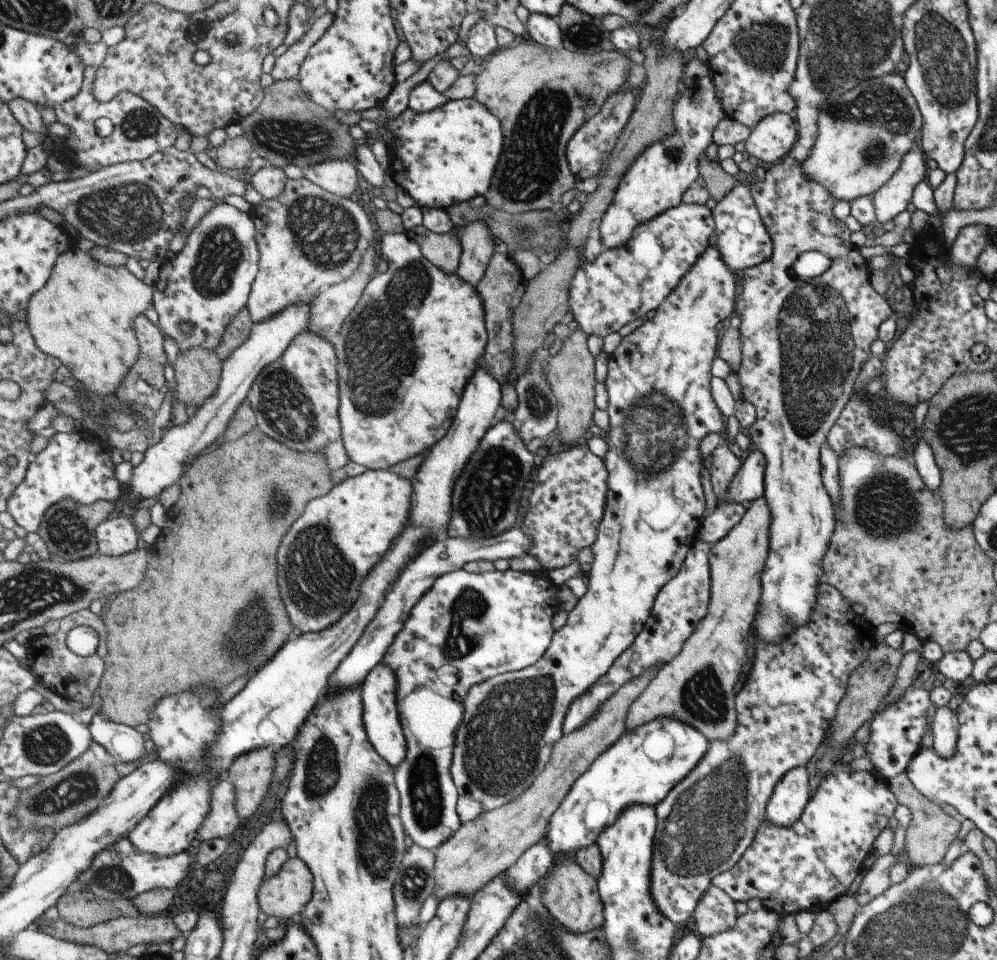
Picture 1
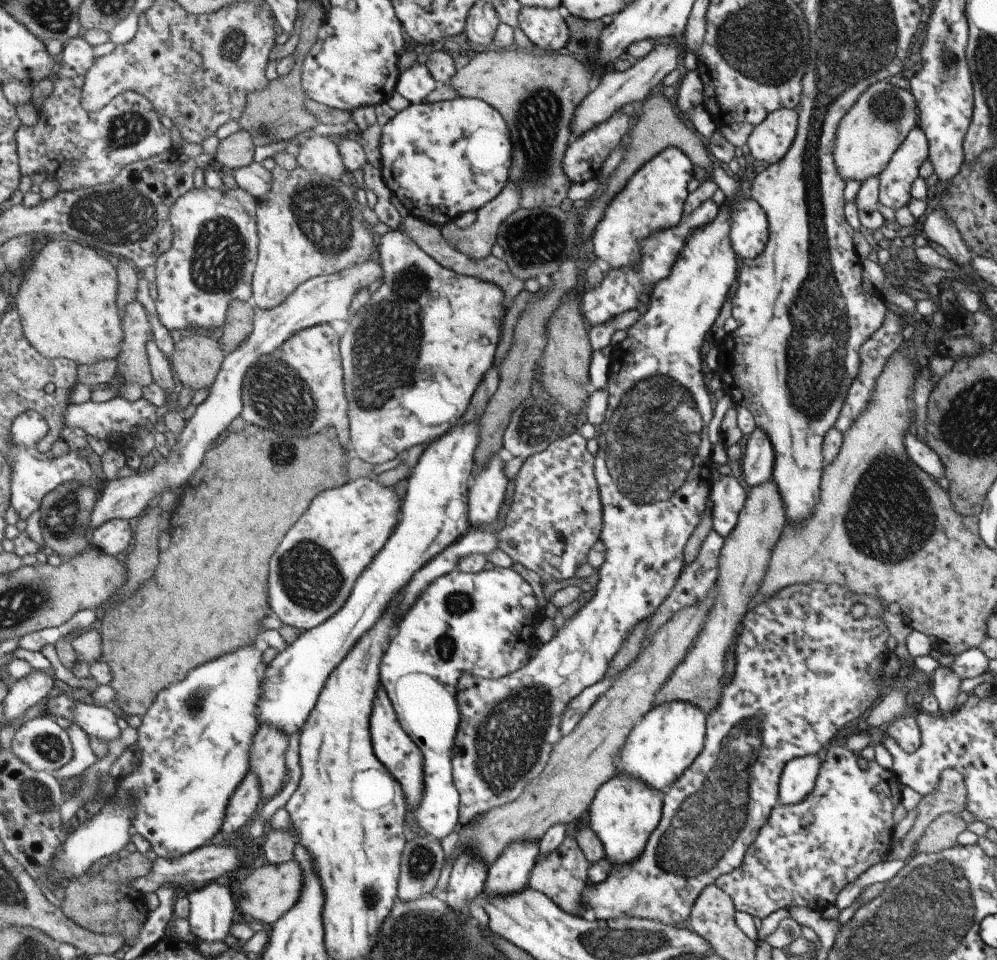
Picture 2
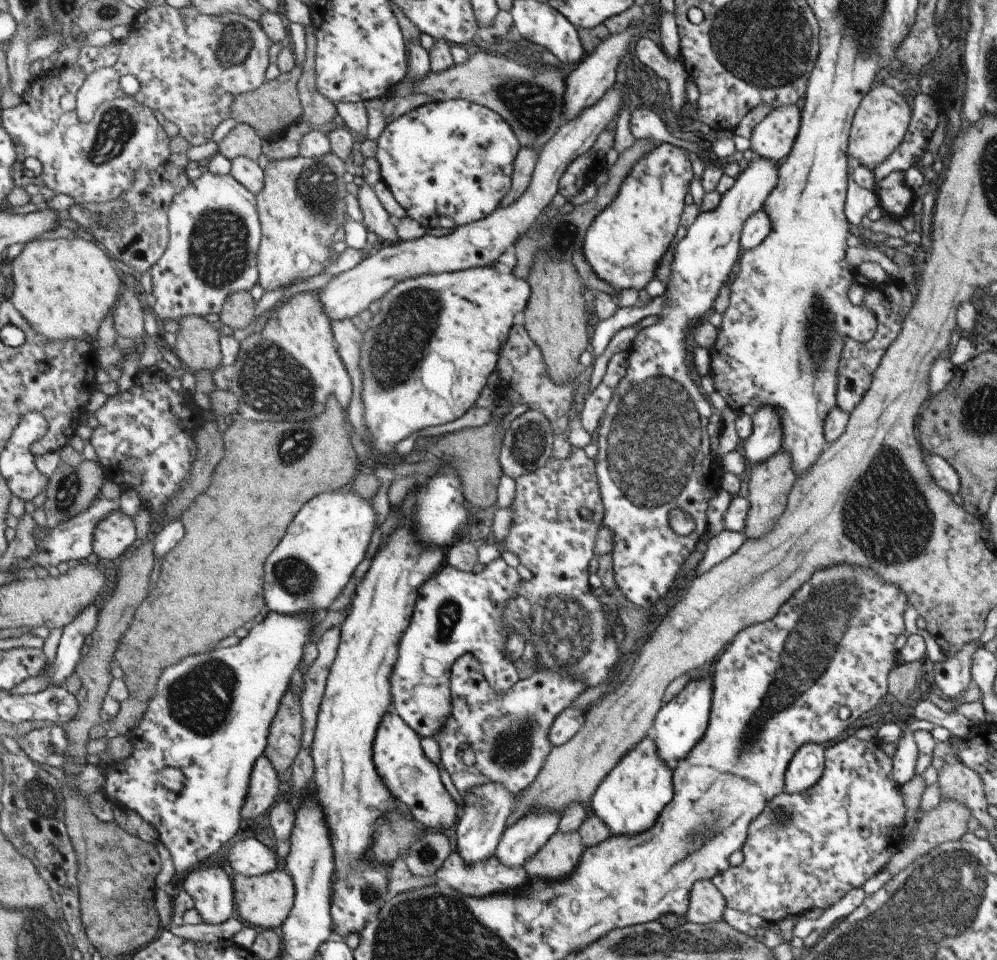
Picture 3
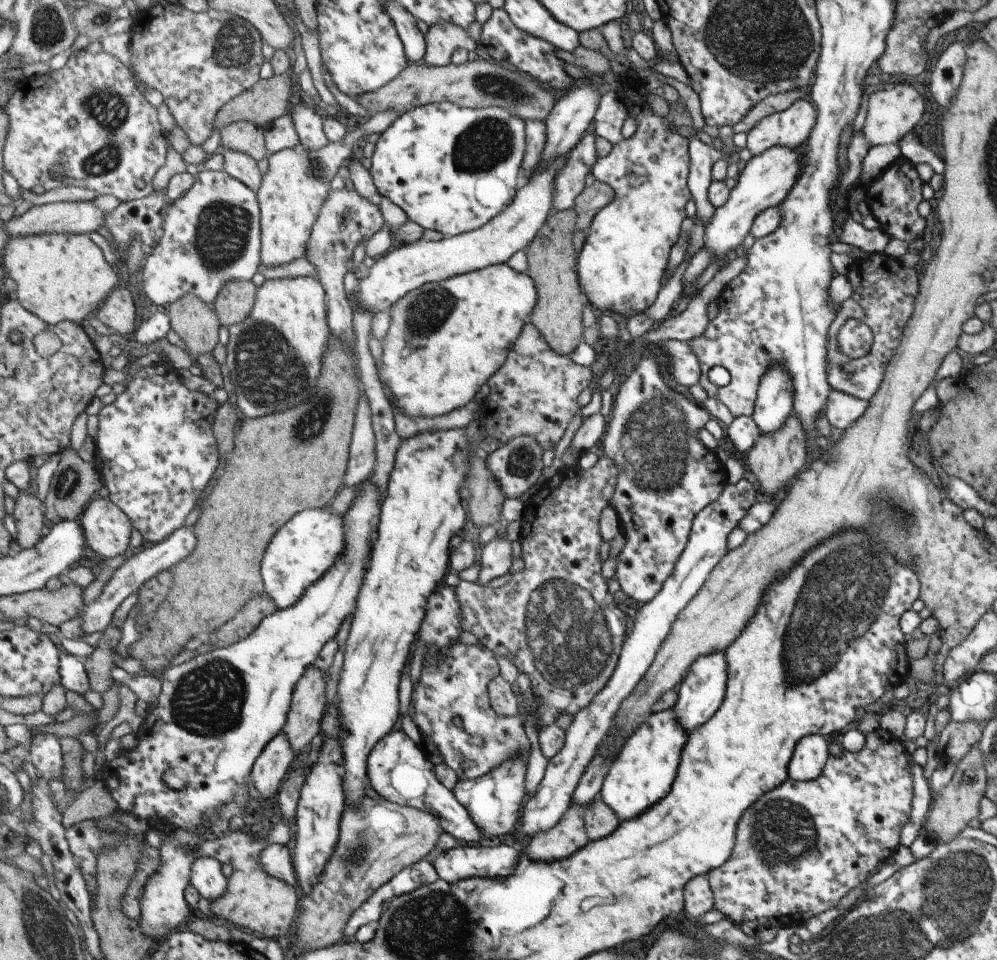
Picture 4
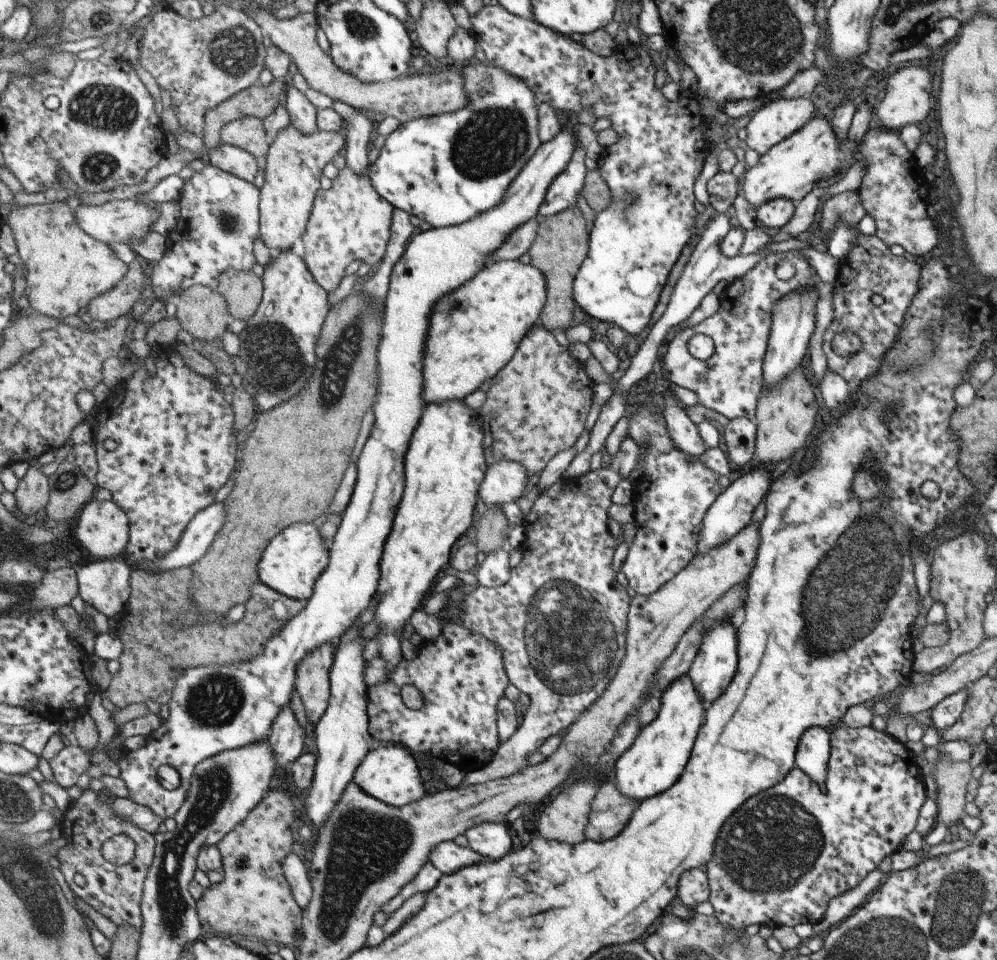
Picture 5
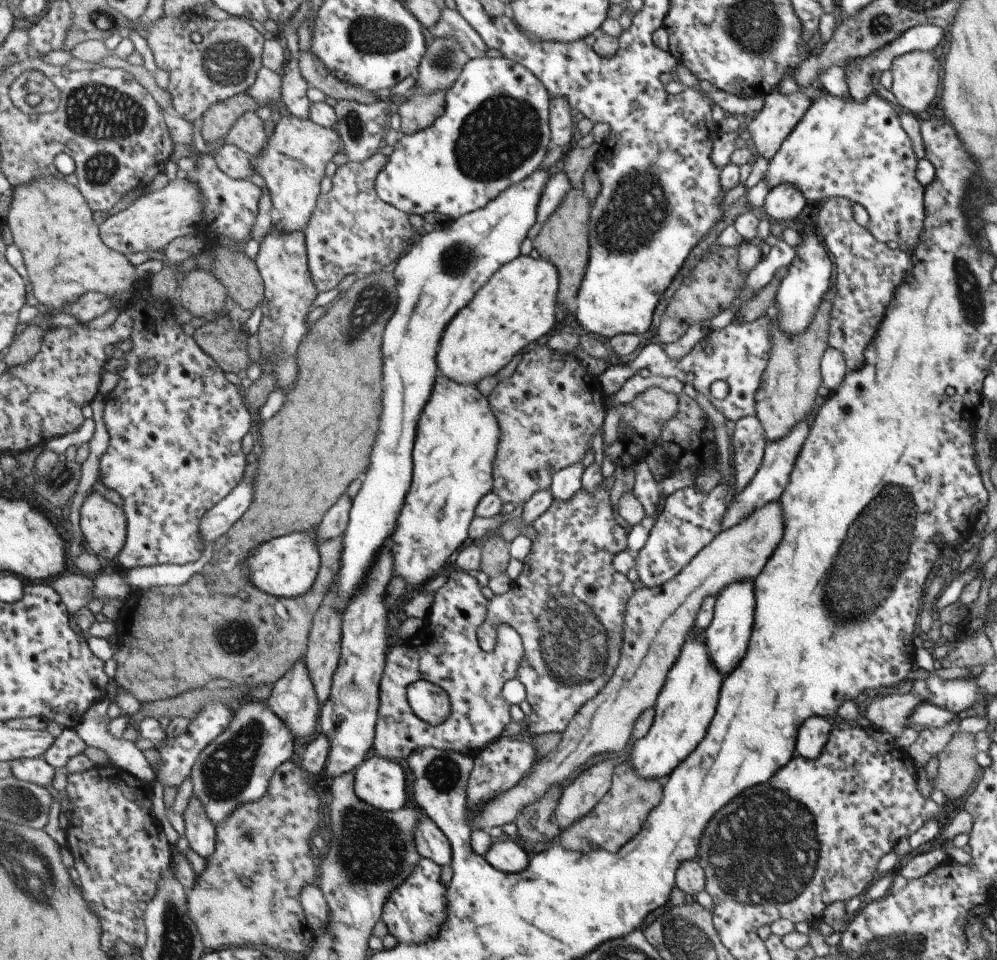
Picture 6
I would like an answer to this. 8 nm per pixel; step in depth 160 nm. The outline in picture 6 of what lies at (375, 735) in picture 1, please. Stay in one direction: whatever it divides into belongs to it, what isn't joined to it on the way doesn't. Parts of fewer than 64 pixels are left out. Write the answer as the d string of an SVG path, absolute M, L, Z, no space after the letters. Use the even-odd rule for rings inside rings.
M374 754L357 768L356 793L379 810L401 810L407 804L407 772L397 761ZM502 837L495 839L491 850L486 854L496 869L512 875L523 872L529 866L529 854L517 839Z

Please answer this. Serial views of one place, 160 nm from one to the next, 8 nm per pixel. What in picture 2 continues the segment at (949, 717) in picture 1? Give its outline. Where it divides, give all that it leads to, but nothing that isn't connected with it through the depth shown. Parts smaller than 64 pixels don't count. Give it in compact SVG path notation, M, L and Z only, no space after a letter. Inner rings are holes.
M938 665L932 672L928 692L935 697L941 716L947 716L955 710L959 684L961 679L949 667Z

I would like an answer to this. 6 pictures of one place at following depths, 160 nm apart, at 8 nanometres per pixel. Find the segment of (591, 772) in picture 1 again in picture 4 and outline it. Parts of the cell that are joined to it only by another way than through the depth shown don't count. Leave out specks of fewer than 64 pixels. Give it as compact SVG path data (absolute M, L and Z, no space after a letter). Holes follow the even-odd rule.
M723 652L707 653L707 656L698 656L687 669L684 677L675 688L677 693L675 704L672 709L678 716L679 724L685 729L686 734L690 730L701 726L709 716L719 708L723 690L725 690L725 680L727 680L727 664L723 658Z

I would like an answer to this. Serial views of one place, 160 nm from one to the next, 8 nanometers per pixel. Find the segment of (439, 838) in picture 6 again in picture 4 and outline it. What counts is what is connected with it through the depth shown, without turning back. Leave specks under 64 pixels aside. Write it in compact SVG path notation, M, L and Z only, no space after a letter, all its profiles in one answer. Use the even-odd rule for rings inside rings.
M505 840L490 843L487 847L480 845L466 846L463 844L454 849L437 853L434 858L434 867L438 869L440 878L450 883L473 877L505 878L515 870L520 854L519 848L507 843Z

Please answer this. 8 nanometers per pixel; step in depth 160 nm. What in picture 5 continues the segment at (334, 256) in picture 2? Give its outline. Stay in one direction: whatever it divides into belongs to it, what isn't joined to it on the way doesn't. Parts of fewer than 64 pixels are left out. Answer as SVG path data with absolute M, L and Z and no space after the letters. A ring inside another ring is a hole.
M295 125L280 130L267 154L265 180L261 188L260 236L272 254L293 248L307 230L314 212L314 200L321 191L325 166L345 148L346 136L339 132L321 131L304 133Z

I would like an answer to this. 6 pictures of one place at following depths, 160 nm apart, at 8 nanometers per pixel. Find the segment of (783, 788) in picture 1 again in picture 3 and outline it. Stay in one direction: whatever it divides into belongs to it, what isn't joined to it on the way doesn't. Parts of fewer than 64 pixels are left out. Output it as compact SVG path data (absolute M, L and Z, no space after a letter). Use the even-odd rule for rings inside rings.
M817 743L802 744L791 756L784 774L784 792L807 790L821 776L824 767L824 749Z

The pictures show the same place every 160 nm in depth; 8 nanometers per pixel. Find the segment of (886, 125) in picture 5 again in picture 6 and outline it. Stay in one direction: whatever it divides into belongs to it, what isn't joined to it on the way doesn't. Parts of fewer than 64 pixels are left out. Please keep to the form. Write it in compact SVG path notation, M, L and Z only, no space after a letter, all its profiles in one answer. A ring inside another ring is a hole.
M919 49L895 57L889 69L892 74L892 85L889 91L898 104L913 115L923 112L929 106L929 102L933 100L940 86L940 65L933 56L933 50L922 51Z

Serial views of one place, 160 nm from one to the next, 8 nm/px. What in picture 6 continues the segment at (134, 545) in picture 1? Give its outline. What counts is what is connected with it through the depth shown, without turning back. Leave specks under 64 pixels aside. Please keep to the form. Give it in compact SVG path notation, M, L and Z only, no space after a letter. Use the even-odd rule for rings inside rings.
M99 486L91 491L80 510L85 542L101 558L113 560L126 546L128 518L124 507L119 507L103 496Z

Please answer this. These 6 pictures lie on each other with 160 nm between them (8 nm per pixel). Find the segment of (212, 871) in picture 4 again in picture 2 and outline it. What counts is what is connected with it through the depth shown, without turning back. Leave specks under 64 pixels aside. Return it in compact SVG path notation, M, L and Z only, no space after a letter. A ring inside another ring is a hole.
M213 881L198 886L188 897L191 903L188 920L196 940L225 940L231 932L233 922L235 923L235 910L239 910L239 906L235 906L231 890Z

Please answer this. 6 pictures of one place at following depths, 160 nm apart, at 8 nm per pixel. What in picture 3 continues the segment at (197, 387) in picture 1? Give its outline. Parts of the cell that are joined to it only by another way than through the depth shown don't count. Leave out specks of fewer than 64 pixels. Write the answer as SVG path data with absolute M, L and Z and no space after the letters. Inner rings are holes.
M187 315L183 317L176 325L176 343L174 344L175 352L184 362L189 371L209 369L212 372L221 364L221 344L219 338L223 334L217 330L215 325L206 320L204 316Z

